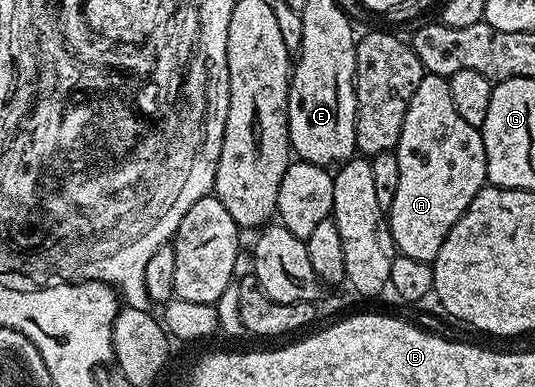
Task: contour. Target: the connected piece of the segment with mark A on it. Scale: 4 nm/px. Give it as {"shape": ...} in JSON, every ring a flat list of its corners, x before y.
{"shape":[[423,72,420,87,412,91,412,99,404,115,404,127,400,131,396,152,400,163,400,184,396,187,396,199,392,199,392,207,388,211,394,248,408,259,433,263,448,231,452,231,460,215,468,211,472,199,476,199,478,192,487,184,482,130,460,119,460,114,456,112,456,107,452,103,452,91,447,78]]}

